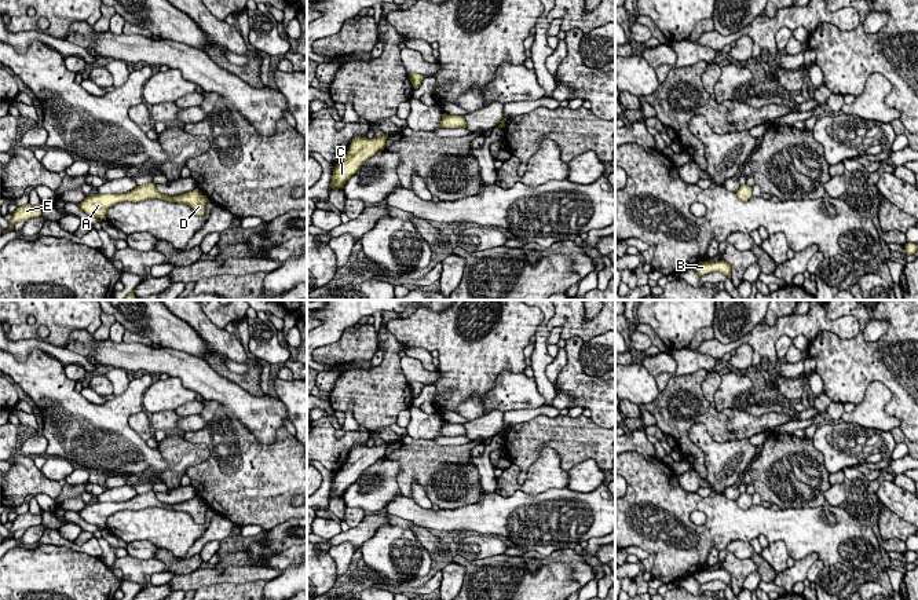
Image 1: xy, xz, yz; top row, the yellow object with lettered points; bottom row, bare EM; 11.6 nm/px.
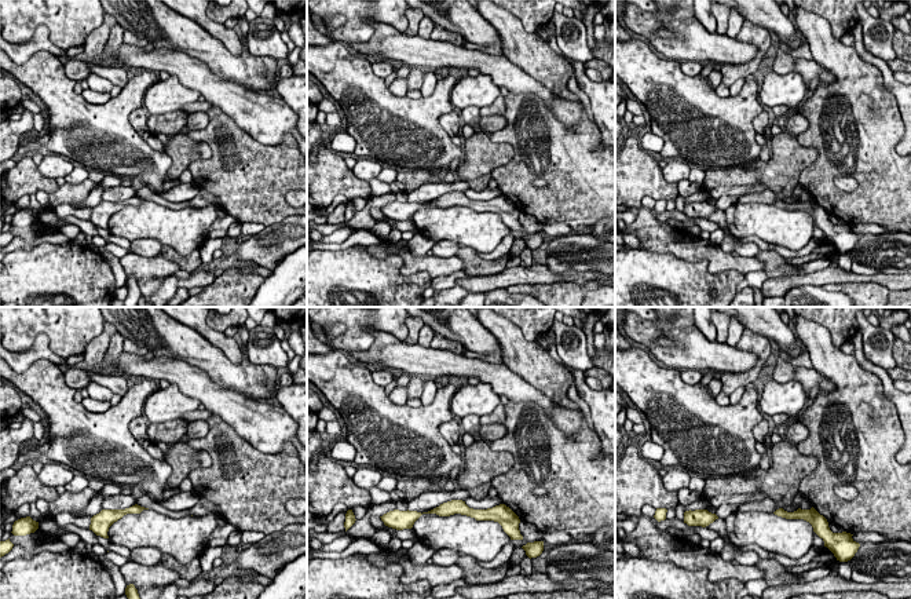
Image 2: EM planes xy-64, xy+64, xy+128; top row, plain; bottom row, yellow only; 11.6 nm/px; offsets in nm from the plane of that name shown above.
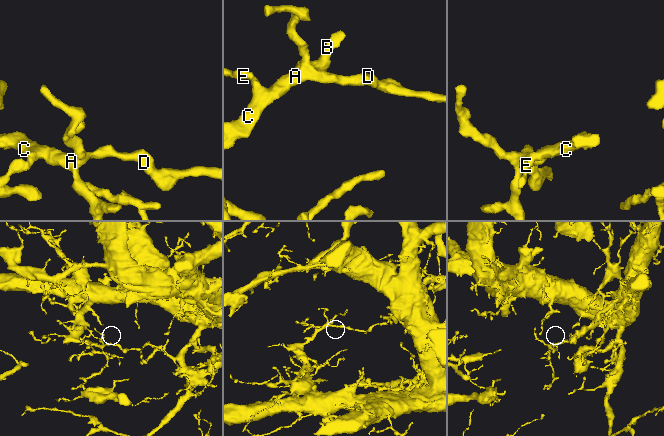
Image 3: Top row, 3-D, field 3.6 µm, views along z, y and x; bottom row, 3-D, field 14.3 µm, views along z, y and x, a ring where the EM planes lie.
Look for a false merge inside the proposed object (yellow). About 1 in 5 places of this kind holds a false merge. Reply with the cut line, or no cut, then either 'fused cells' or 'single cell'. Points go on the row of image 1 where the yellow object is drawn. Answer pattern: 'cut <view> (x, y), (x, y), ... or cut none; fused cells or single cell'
cut none; single cell

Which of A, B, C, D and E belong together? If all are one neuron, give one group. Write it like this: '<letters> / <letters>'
A B C D E

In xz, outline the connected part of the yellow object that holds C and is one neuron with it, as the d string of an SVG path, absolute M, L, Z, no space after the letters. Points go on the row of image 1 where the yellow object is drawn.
M388 133L378 138L374 136L373 139L356 136L351 142L345 157L336 164L329 190L332 184L337 189L344 189L345 182L358 172L366 160L373 157L377 151L384 150L387 138Z

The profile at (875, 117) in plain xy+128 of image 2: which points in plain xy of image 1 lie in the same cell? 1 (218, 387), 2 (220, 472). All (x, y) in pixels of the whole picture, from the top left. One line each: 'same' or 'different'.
1: different
2: same

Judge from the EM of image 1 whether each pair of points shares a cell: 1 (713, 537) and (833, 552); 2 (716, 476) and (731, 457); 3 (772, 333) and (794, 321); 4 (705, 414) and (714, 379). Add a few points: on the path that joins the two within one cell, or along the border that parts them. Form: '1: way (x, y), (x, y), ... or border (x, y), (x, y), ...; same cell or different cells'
1: way (743, 526), (793, 526), (803, 530); same cell
2: way (720, 472), (727, 461); same cell
3: way (778, 329), (789, 326); same cell
4: border (708, 373), (702, 384), (702, 394), (710, 402); different cells

